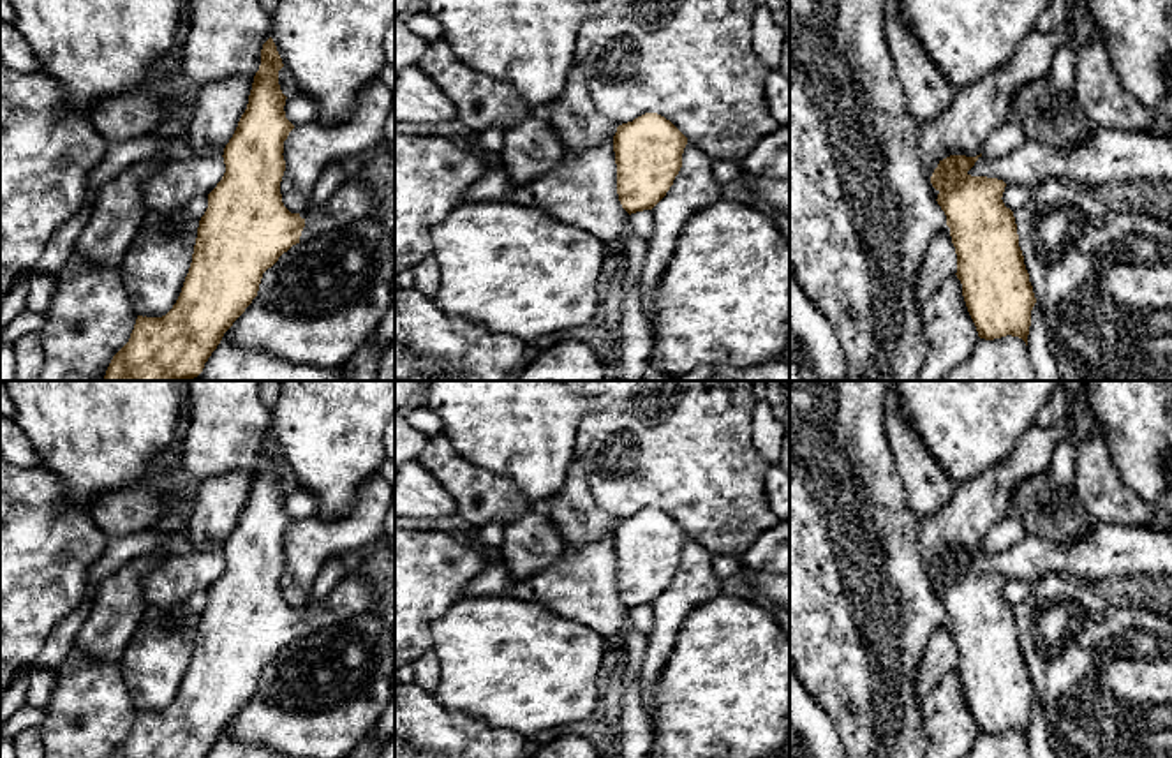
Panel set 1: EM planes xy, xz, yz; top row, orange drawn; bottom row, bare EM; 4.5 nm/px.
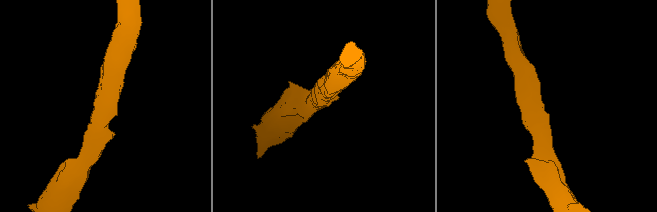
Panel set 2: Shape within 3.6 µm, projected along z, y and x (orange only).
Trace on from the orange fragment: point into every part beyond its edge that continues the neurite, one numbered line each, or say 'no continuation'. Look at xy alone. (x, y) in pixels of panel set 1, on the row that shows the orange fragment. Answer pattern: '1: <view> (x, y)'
1: xy (353, 200)

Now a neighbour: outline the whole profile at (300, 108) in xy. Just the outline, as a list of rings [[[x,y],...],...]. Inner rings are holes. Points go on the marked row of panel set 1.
[[[298,92],[286,99],[286,118],[296,127],[317,120],[319,104],[310,95]]]

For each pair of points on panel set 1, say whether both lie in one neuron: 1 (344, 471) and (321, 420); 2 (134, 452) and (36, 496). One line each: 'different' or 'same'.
1: same
2: different

